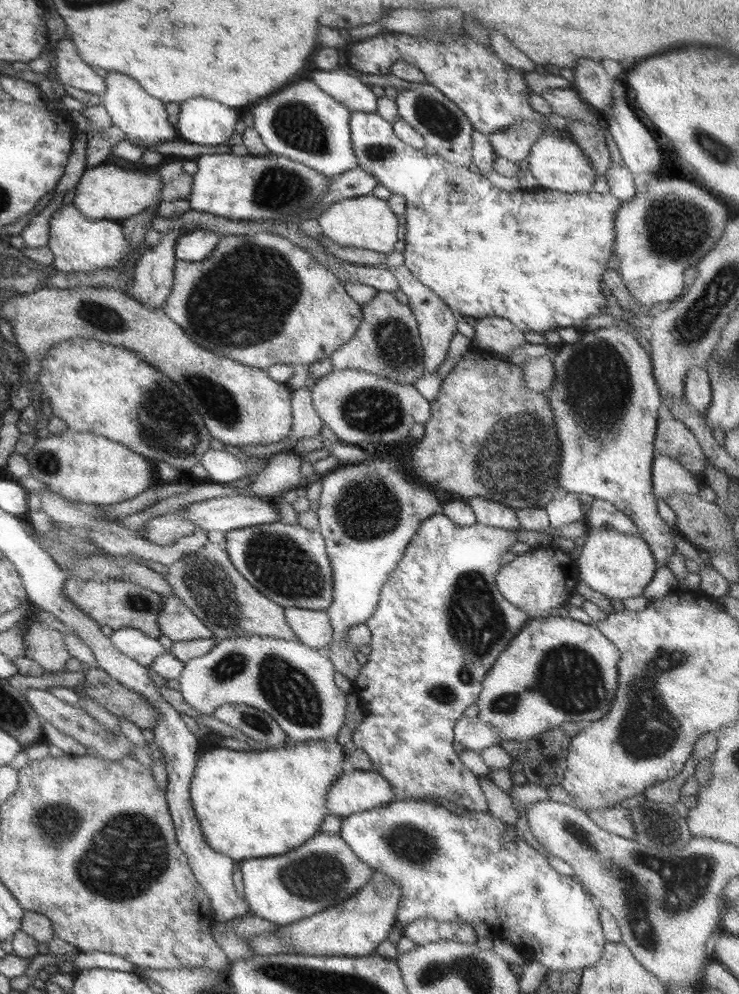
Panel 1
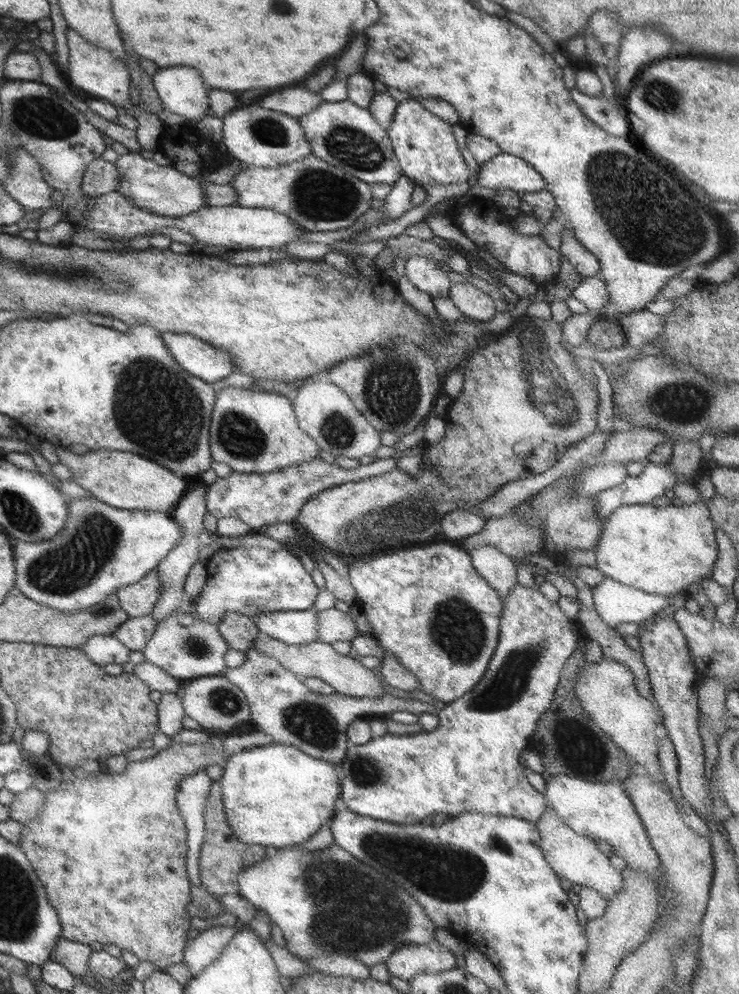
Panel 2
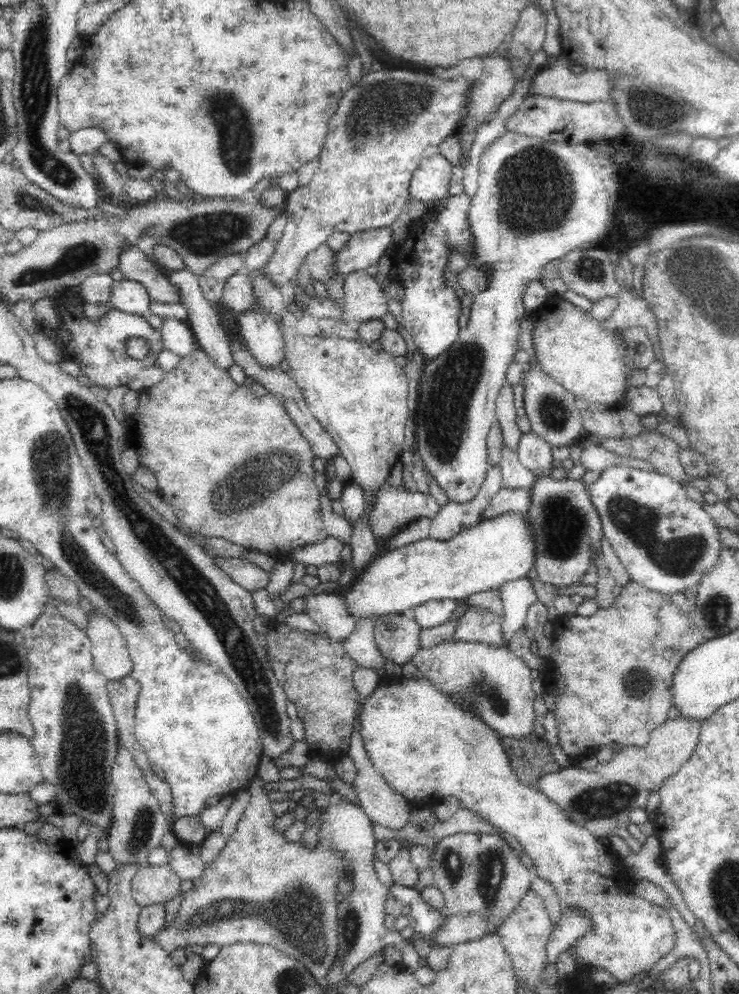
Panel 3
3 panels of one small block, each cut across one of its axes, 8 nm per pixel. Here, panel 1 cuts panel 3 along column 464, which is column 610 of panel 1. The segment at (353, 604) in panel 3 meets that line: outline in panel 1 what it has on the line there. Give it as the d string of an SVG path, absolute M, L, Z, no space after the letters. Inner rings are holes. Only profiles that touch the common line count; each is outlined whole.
M591 529L584 531L579 549L580 555L574 562L578 580L582 580L589 588L609 599L623 600L641 596L656 570L651 551L639 535Z

